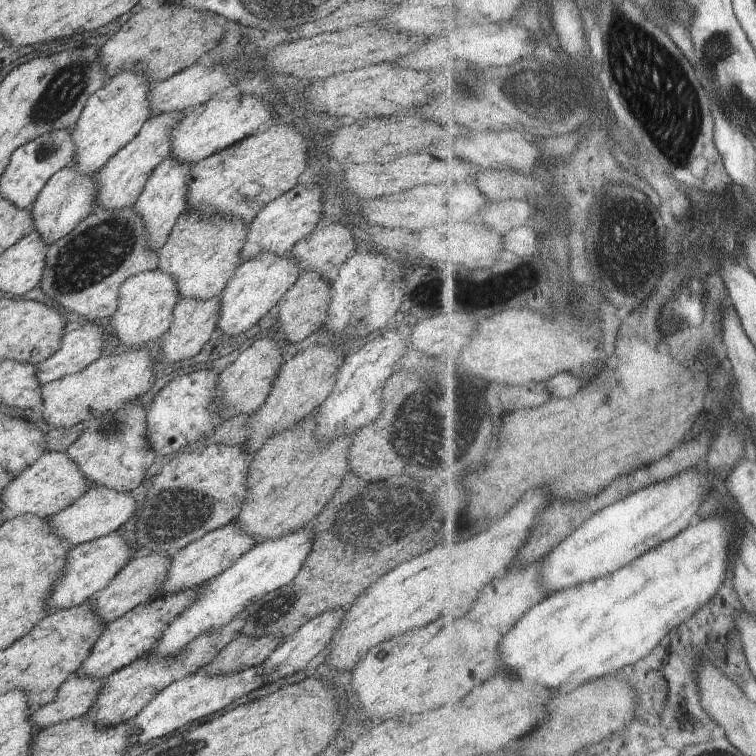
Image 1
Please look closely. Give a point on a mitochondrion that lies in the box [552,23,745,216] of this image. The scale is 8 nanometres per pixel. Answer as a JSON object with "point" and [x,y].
{"point":[717,48]}

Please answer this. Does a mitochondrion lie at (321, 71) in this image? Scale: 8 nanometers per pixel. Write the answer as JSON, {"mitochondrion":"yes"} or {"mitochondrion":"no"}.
{"mitochondrion":"no"}

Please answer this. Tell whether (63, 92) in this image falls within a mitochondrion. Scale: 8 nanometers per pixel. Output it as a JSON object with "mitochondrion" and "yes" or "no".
{"mitochondrion":"yes"}

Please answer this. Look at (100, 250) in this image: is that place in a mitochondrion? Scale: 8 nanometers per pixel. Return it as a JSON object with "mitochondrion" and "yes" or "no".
{"mitochondrion":"yes"}

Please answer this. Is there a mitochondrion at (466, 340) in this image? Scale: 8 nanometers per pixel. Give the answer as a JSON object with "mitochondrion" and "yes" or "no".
{"mitochondrion":"no"}

